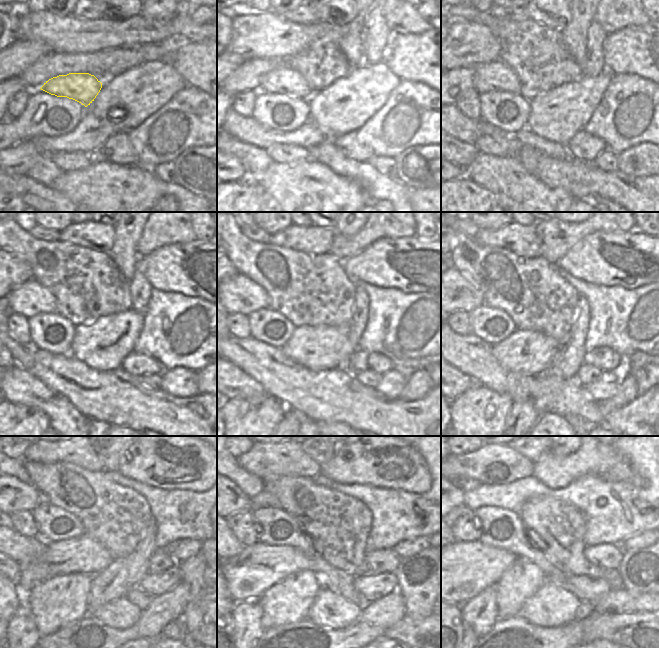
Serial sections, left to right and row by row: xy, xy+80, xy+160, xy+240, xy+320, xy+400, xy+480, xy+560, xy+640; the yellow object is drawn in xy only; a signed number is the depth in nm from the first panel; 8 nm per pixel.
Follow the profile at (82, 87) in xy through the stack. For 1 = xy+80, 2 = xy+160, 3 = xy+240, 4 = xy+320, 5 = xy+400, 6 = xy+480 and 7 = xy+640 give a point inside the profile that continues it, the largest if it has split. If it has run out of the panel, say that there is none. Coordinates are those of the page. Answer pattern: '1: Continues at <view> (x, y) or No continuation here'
1: Continues at xy+80 (285, 80)
2: Continues at xy+160 (494, 76)
3: Continues at xy+240 (31, 298)
4: Continues at xy+320 (239, 294)
5: Continues at xy+400 (461, 292)
6: Continues at xy+480 (13, 495)
7: Continues at xy+640 (461, 494).

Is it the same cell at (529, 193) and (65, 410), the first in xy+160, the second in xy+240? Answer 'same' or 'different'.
same

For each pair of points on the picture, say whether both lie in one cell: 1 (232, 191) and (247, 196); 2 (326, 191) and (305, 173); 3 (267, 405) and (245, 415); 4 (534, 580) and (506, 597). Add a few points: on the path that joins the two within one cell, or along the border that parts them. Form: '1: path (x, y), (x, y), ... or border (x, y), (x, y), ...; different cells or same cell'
1: path (233, 195), (236, 198), (243, 196); same cell
2: path (320, 191), (308, 179); same cell
3: path (262, 410), (257, 415), (250, 415); same cell
4: path (527, 580), (523, 580), (513, 590); same cell

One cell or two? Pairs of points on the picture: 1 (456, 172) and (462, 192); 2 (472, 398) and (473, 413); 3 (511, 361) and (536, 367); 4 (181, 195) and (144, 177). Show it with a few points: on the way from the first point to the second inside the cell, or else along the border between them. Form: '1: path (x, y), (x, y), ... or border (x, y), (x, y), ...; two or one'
1: border (464, 175), (451, 180); two
2: path (473, 402), (473, 409); one
3: path (517, 363), (530, 367); one
4: border (159, 181), (159, 189), (162, 194); two

